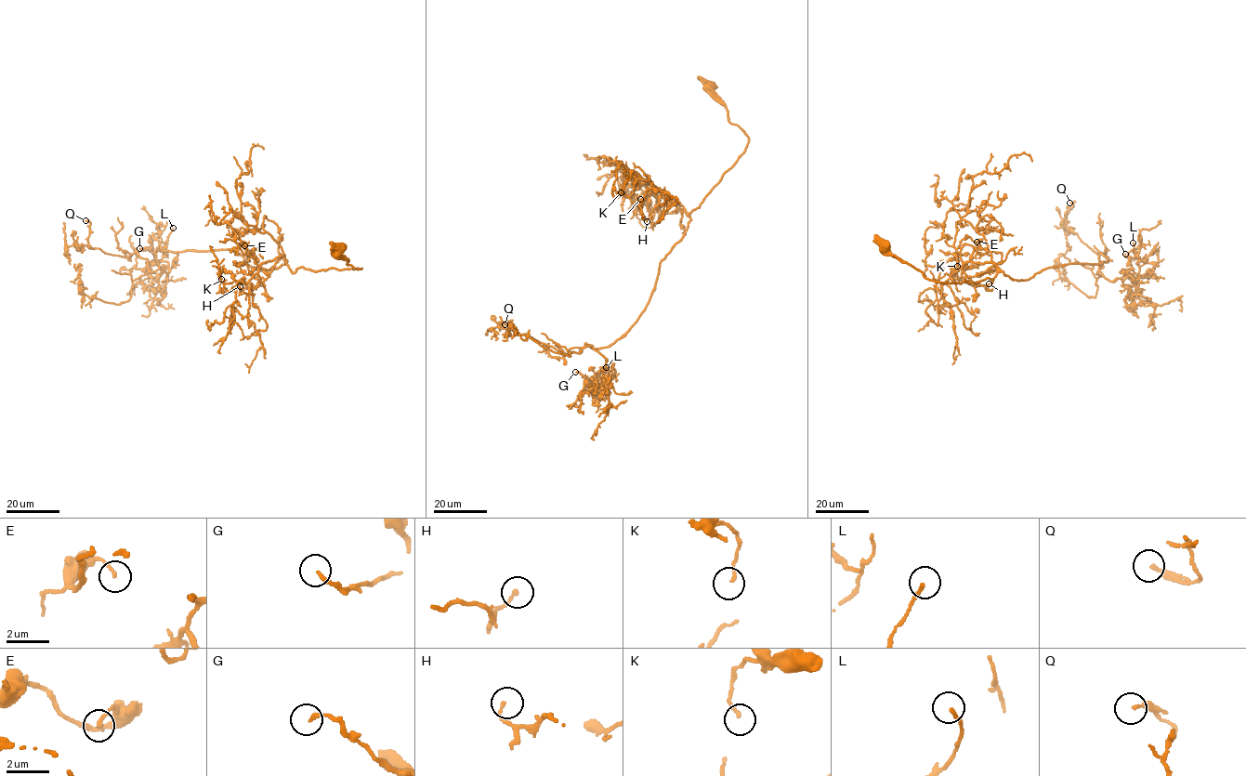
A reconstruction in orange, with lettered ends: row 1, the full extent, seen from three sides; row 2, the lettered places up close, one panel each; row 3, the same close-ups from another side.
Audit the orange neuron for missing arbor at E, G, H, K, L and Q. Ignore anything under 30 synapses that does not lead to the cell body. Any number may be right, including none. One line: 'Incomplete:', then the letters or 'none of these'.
Incomplete: none of these

